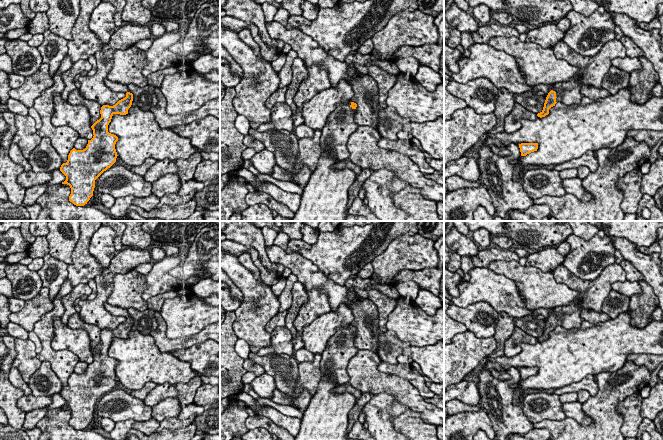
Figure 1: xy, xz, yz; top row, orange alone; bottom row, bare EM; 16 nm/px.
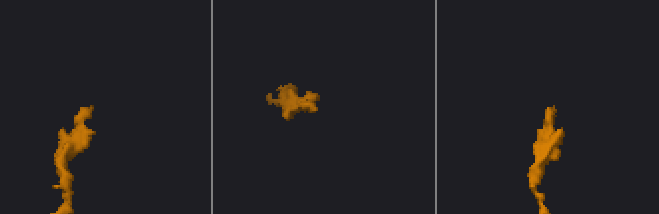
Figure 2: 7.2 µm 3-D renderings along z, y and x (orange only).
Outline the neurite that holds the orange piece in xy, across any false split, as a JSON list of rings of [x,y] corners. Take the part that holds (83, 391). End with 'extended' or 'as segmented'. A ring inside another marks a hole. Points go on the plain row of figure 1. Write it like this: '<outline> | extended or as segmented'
[[[108,302],[104,306],[112,315],[123,316],[126,321],[113,330],[101,331],[101,342],[91,350],[93,362],[88,364],[85,373],[73,372],[67,386],[60,391],[60,395],[66,400],[62,408],[70,410],[69,425],[76,430],[87,428],[93,420],[95,404],[116,386],[118,379],[115,368],[118,361],[108,356],[108,349],[114,338],[128,338],[133,325],[133,318],[129,316],[128,309],[112,306]]] | extended

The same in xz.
[[[348,325],[347,327],[339,327],[334,335],[328,340],[327,346],[321,355],[320,370],[323,375],[332,375],[338,384],[348,383],[350,377],[347,373],[347,366],[349,361],[357,354],[358,348],[354,345],[355,337],[352,335],[356,333],[357,328]]] | extended

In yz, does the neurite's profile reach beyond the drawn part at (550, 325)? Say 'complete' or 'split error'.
split error

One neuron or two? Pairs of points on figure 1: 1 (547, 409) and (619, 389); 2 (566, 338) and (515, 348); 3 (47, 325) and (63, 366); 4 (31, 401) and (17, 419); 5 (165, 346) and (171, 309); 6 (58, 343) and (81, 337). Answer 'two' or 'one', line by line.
1: two
2: two
3: one
4: two
5: two
6: one

